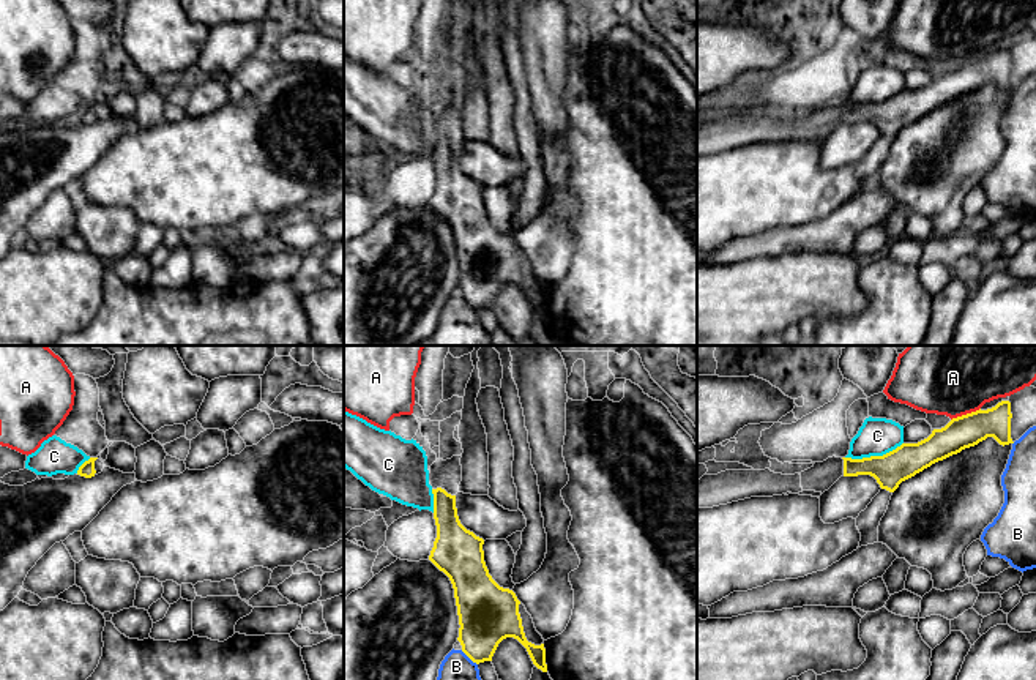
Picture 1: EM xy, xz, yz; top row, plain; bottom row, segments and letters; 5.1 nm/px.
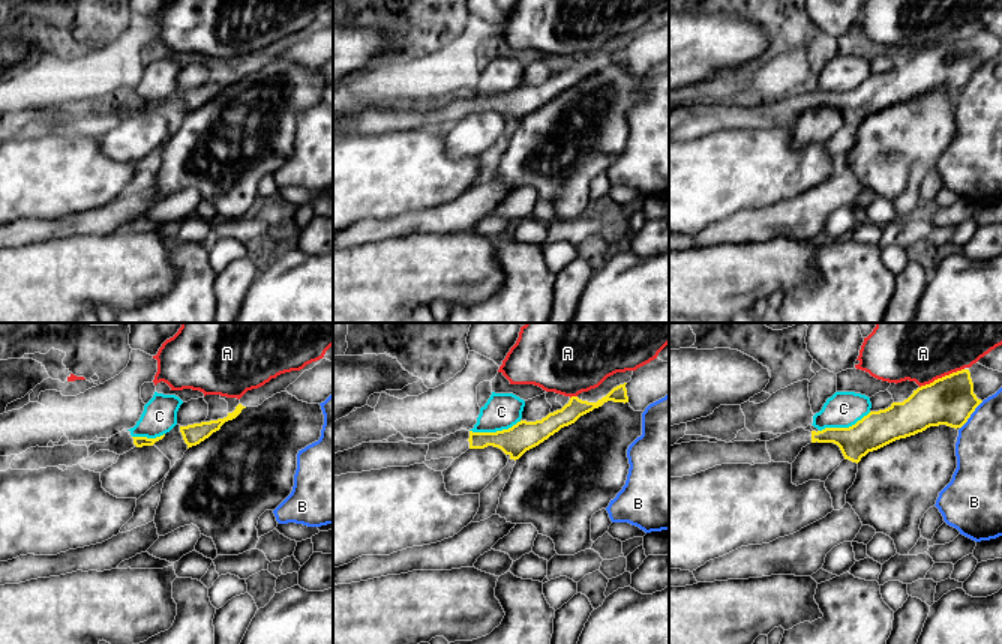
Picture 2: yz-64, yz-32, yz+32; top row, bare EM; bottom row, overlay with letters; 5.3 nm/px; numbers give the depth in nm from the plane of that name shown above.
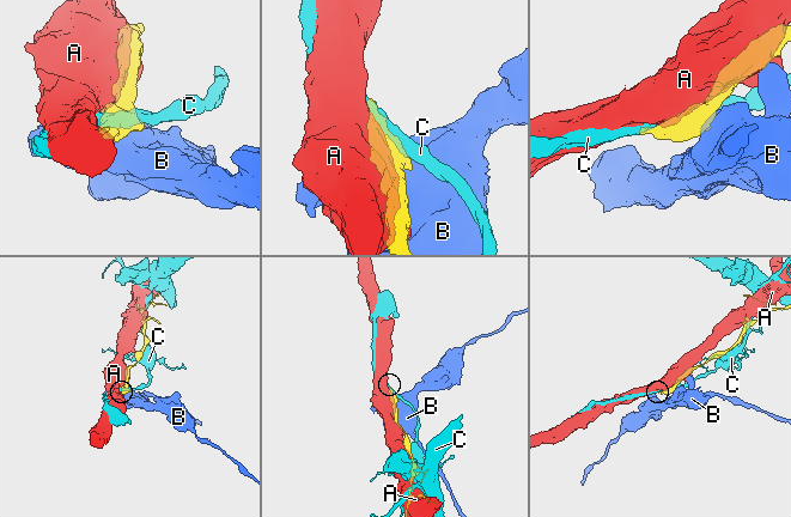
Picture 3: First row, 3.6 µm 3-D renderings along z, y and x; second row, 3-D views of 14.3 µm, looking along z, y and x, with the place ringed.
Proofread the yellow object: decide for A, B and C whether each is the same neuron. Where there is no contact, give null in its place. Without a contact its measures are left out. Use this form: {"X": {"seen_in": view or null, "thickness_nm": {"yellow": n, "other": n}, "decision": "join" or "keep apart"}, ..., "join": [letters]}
{"A": {"seen_in": "yz", "thickness_nm": {"yellow": 170, "other": 480}, "decision": "keep apart"}, "B": {"seen_in": "xz", "thickness_nm": {"yellow": 300, "other": 140}, "decision": "keep apart"}, "C": {"seen_in": "yz", "thickness_nm": {"yellow": 170, "other": 190}, "decision": "keep apart"}, "join": []}

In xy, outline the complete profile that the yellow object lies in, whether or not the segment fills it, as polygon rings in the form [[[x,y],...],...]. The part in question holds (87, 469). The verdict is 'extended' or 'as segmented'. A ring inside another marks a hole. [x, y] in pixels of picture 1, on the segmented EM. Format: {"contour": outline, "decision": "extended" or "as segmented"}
{"contour": [[[90,458],[88,461],[85,461],[79,470],[77,475],[85,476],[85,478],[91,478],[98,473],[101,473],[104,469],[104,462],[98,458]]], "decision": "extended"}

